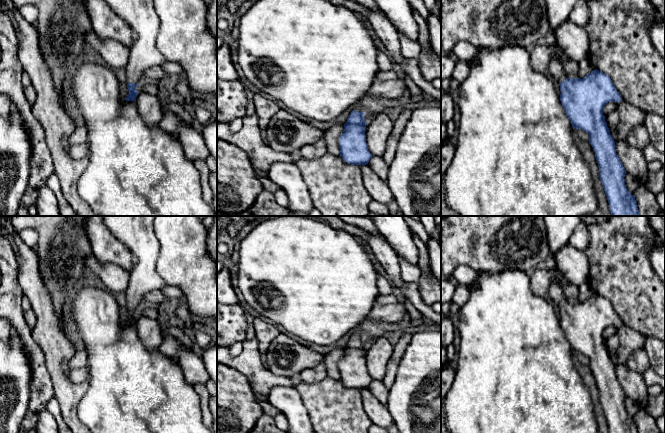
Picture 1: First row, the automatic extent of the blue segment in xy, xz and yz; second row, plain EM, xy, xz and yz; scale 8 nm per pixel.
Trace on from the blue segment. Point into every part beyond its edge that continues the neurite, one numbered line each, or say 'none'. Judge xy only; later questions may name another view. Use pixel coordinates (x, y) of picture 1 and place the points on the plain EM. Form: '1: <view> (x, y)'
1: xy (137, 233)

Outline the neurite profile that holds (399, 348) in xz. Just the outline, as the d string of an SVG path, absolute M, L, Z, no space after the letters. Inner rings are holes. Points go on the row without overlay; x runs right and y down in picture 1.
M403 334L398 342L394 345L393 353L389 359L386 373L382 380L388 389L390 389L395 382L396 372L400 364L400 359L402 358L406 347L410 343L411 338L411 334Z

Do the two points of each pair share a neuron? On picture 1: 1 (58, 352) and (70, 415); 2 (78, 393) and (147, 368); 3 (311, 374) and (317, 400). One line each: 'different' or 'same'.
1: same
2: different
3: different

